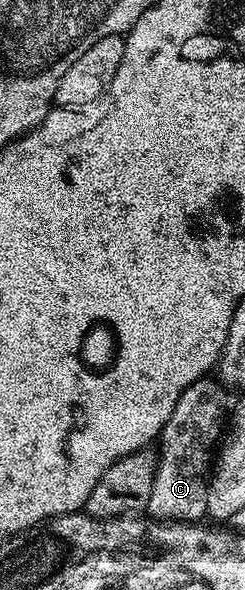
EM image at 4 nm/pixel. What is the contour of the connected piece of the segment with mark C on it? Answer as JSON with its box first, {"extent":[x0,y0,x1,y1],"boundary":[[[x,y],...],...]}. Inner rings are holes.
{"extent":[145,376,229,523],"boundary":[[[210,376],[202,377],[181,391],[173,407],[173,415],[169,415],[165,427],[158,435],[159,462],[152,494],[145,508],[154,520],[199,523],[207,517],[209,470],[213,465],[217,442],[225,429],[225,414],[229,409],[229,401],[227,405],[227,397],[223,394],[224,386],[218,380],[211,380]]]}

